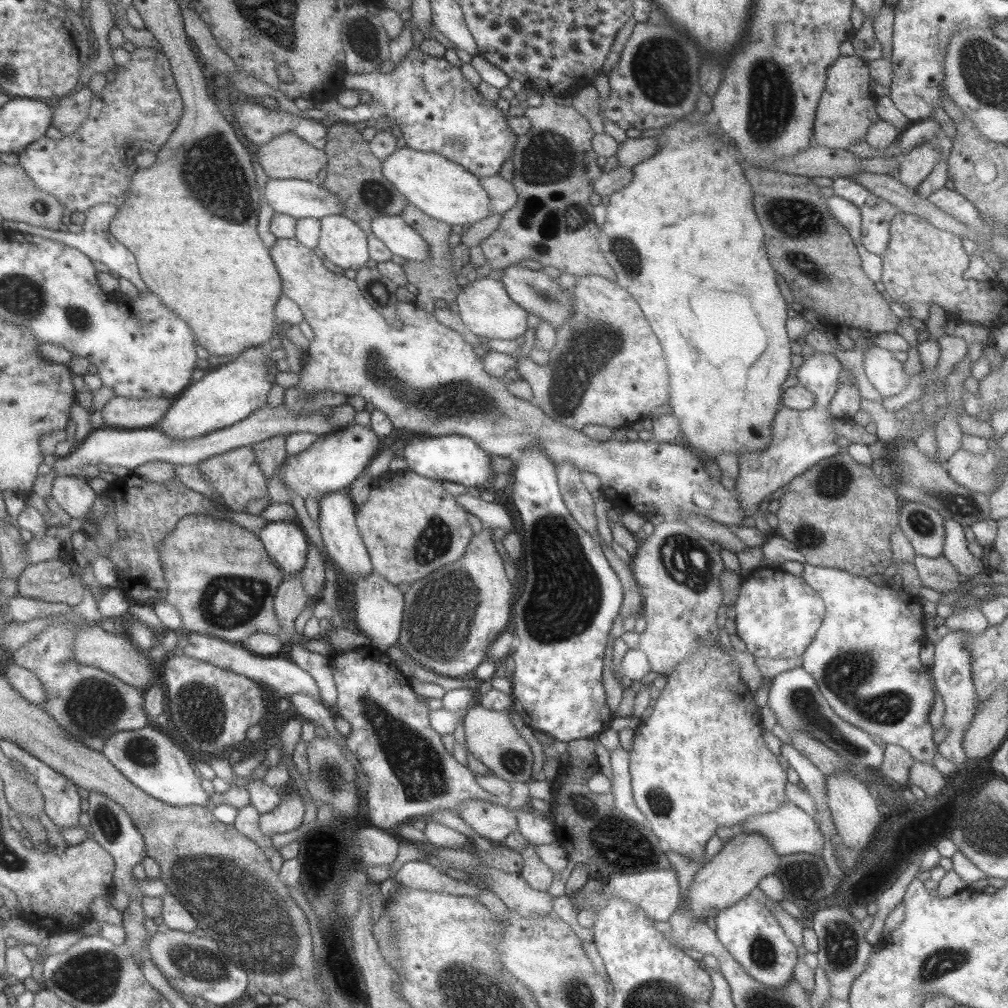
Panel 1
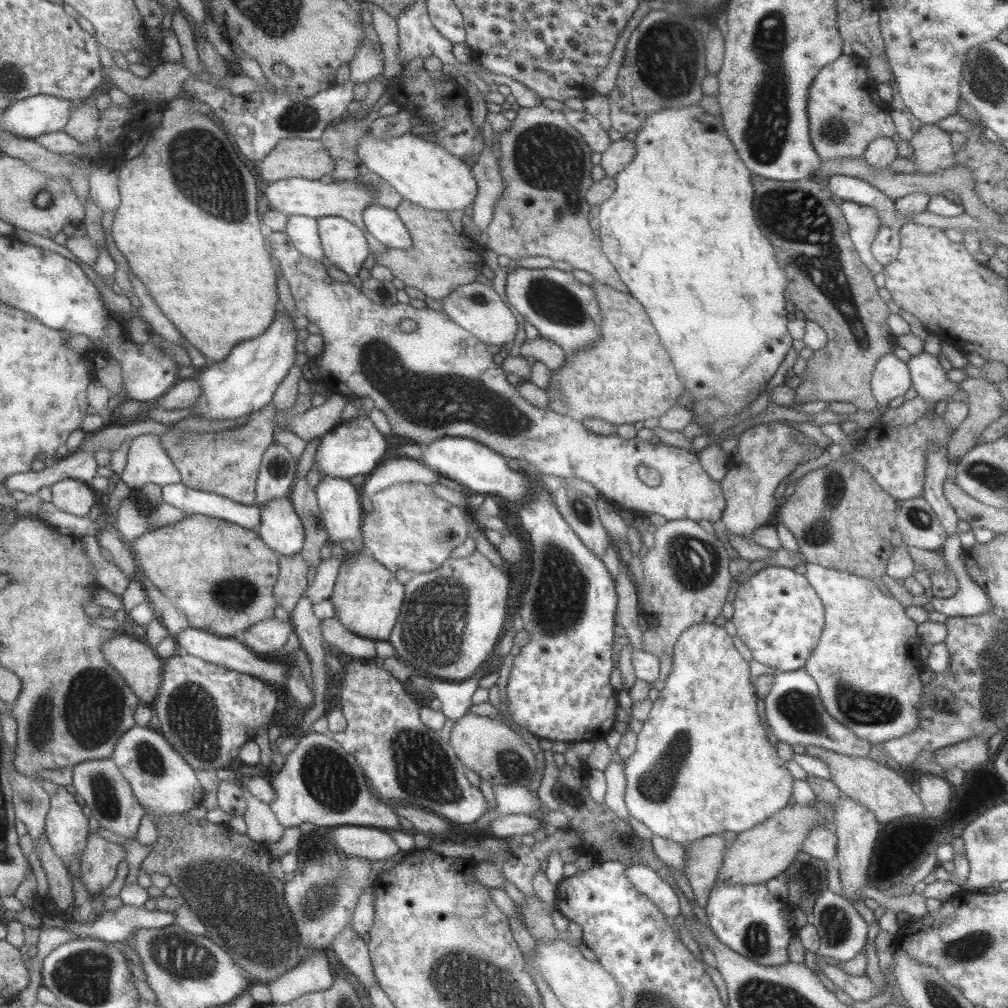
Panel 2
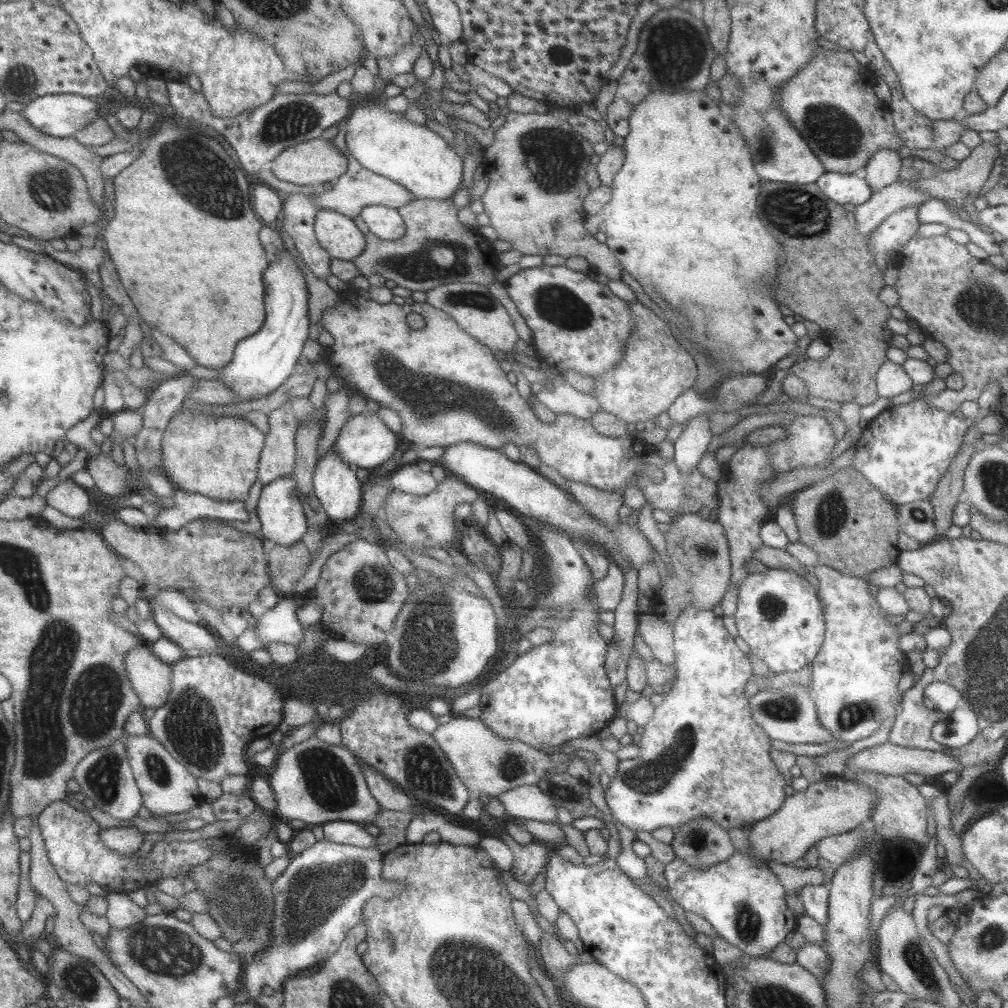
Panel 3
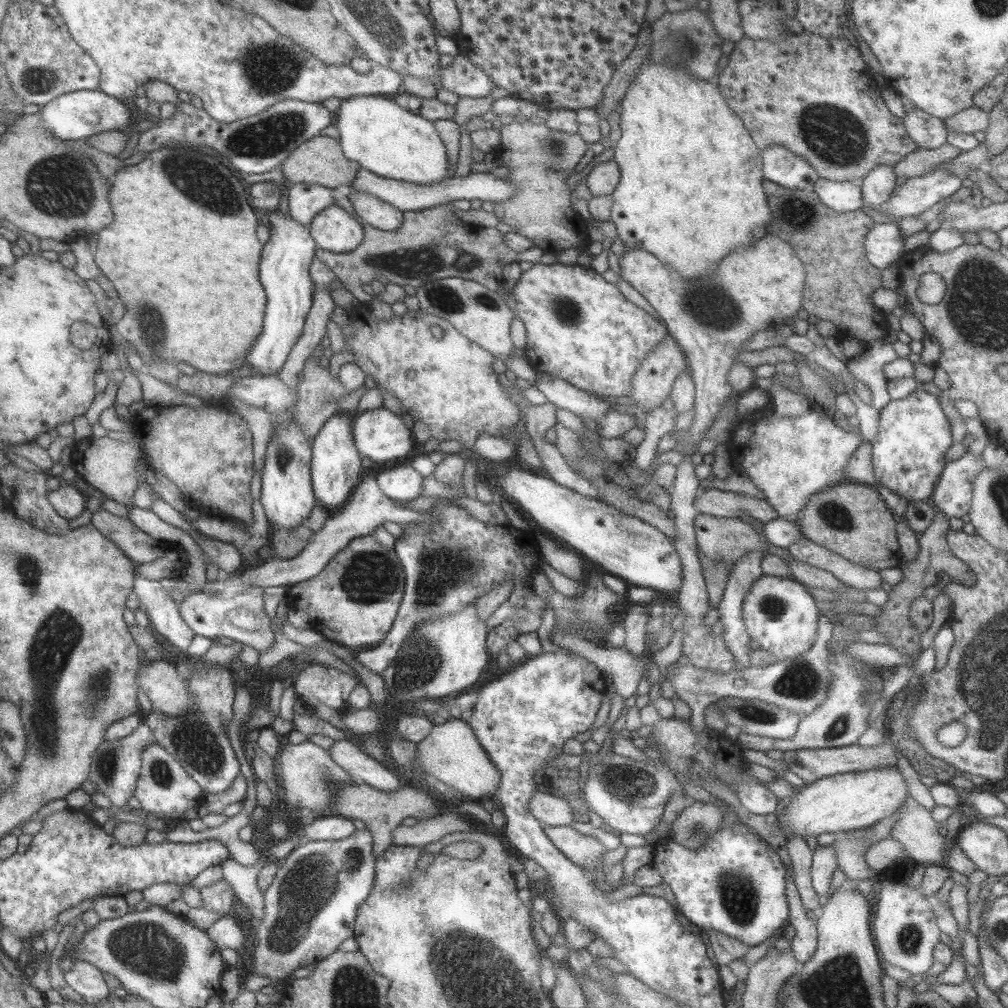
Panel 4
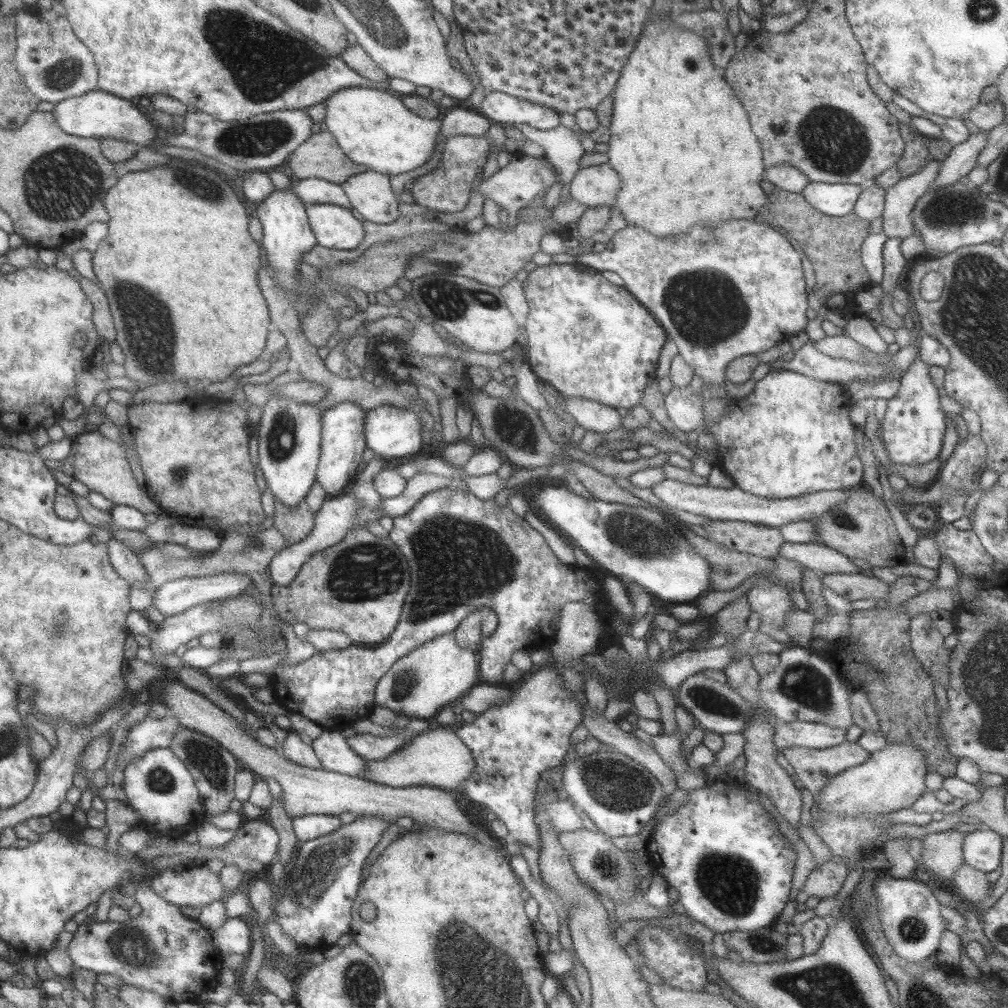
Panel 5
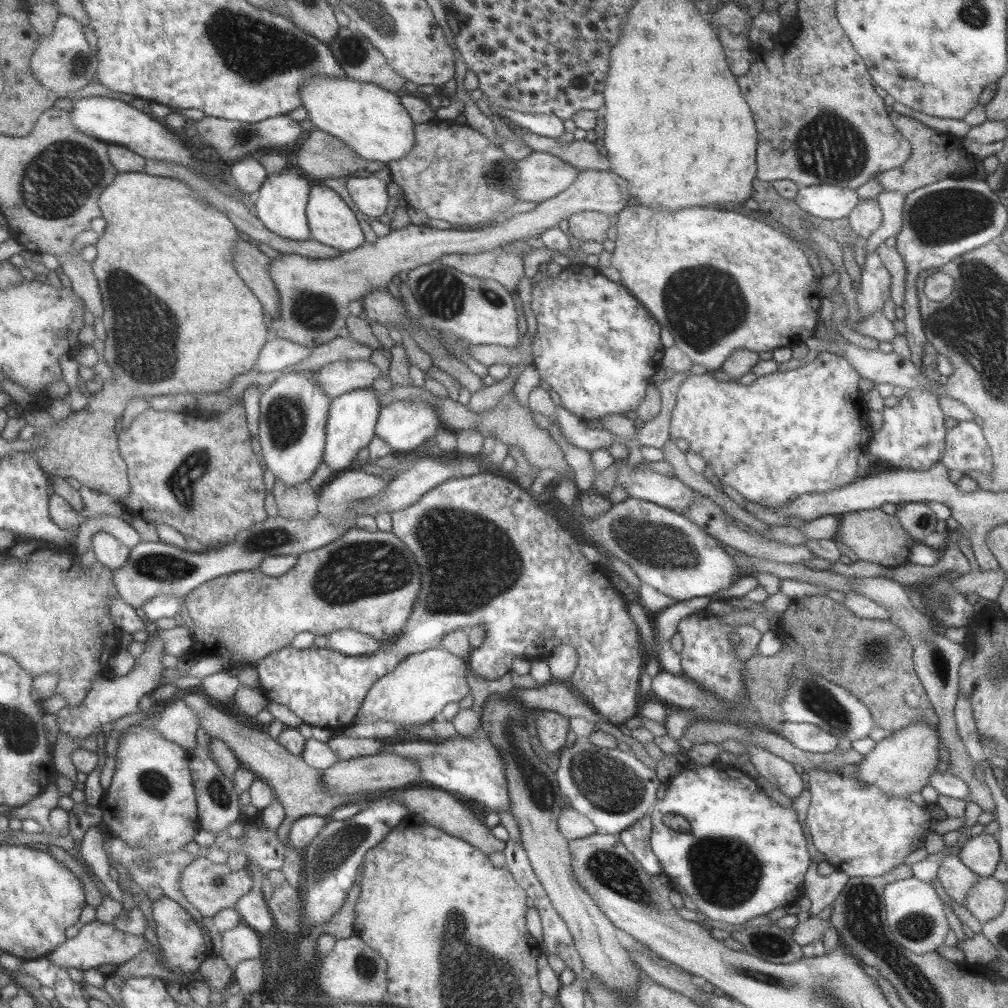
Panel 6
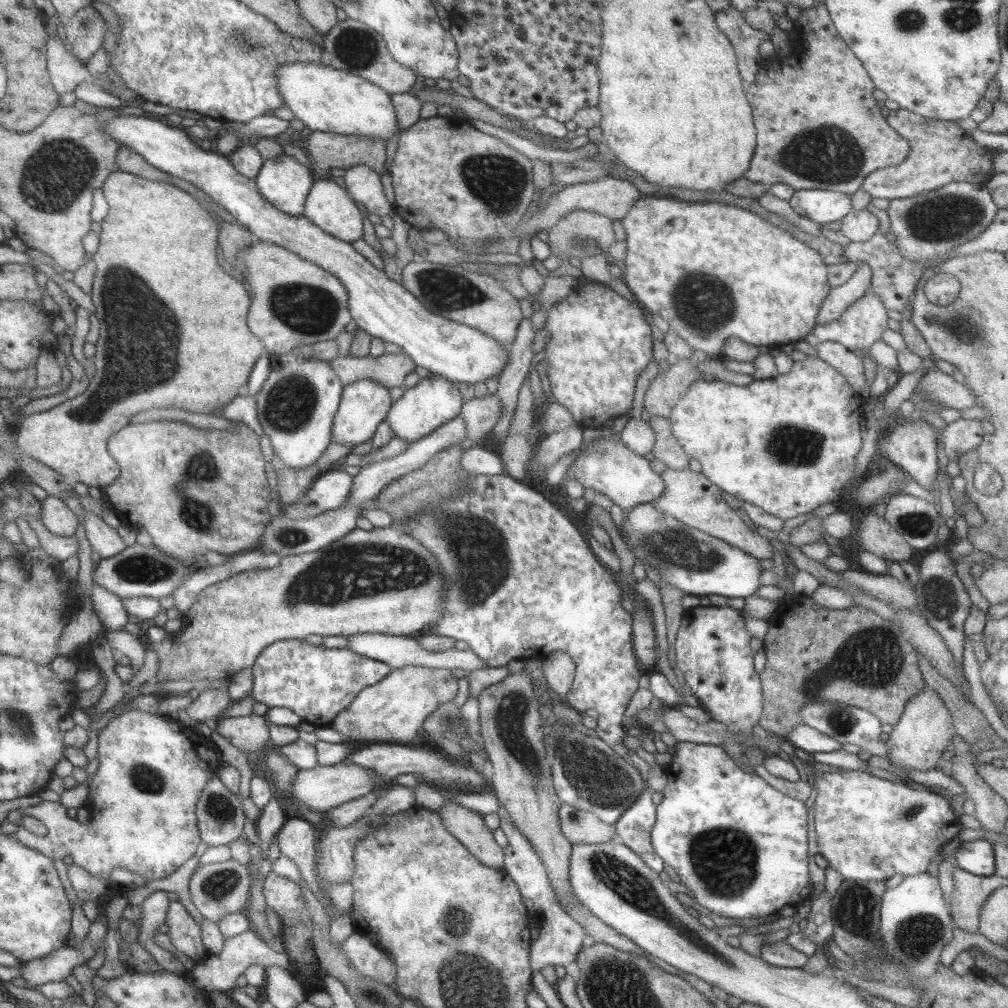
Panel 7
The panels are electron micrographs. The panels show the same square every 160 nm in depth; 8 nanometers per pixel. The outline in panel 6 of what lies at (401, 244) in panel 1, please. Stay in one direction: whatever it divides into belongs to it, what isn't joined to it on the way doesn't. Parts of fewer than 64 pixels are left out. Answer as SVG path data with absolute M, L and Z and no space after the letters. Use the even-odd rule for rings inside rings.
M383 170L373 172L367 177L349 176L345 187L358 211L369 219L374 219L384 214L389 204L390 196L385 191L385 184L388 181L390 181L390 174Z

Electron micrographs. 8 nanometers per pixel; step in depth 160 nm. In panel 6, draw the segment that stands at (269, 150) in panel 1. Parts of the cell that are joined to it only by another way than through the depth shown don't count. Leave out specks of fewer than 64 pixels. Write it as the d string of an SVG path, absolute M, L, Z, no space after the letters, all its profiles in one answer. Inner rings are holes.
M310 130L307 139L297 151L297 168L313 178L351 176L355 170L377 172L387 166L376 160L362 159L342 140L321 130Z

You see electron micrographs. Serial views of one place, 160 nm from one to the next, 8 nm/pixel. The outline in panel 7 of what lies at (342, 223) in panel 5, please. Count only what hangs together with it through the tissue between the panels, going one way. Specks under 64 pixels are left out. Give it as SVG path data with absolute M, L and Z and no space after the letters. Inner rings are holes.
M318 179L311 185L305 197L303 215L328 235L348 243L363 234L363 220L355 201L346 188L331 179Z

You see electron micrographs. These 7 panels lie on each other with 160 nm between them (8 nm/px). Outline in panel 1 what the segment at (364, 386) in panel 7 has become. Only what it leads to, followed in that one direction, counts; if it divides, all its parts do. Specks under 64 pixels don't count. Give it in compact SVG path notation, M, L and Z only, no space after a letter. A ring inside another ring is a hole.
M348 489L329 491L320 496L318 500L318 518L315 520L319 532L321 532L325 552L331 558L338 575L342 575L347 580L364 577L372 572L367 549L357 529L355 507L356 505L351 499Z

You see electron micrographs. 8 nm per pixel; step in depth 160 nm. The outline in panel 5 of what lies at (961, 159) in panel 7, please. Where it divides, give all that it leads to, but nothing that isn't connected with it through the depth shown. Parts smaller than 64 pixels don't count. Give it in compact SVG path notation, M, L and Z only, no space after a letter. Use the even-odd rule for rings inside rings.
M899 123L898 129L905 149L900 159L894 165L900 174L900 178L903 179L915 174L924 164L926 165L931 161L932 157L925 145L926 138L923 138L921 134L916 135L918 132L915 127L911 124Z

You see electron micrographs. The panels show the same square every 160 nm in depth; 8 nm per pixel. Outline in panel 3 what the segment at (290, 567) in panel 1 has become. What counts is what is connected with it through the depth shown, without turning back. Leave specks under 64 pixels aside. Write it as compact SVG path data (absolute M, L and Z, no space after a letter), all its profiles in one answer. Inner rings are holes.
M292 474L271 480L262 486L256 513L260 522L262 540L267 544L280 544L282 547L288 547L290 544L299 542L307 531L305 513Z

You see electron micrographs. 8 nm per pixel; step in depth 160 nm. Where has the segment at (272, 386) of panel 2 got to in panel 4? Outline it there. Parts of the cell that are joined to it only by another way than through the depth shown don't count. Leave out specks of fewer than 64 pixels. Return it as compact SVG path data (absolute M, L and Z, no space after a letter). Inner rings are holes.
M278 209L261 214L268 225L269 236L264 242L259 262L259 282L265 292L266 302L261 335L246 354L246 362L263 375L275 375L285 362L289 349L301 336L307 312L310 310L313 283L309 276L309 265L313 260L316 242L308 228L284 216Z

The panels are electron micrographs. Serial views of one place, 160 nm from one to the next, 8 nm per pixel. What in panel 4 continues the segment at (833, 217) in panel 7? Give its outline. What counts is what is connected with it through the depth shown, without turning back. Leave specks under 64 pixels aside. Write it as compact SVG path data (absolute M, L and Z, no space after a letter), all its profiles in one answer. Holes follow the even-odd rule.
M818 177L811 190L835 212L851 212L862 207L860 184L856 180L837 181Z

